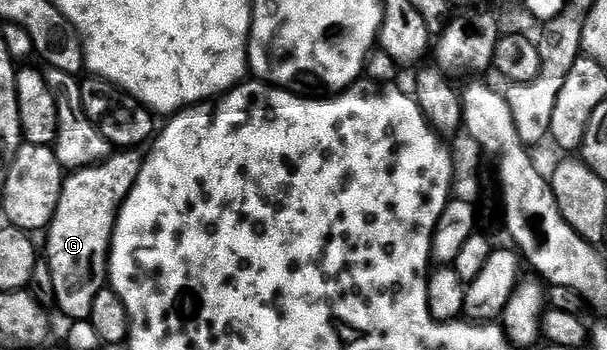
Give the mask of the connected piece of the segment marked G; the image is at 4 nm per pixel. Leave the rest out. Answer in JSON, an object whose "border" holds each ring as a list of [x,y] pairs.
{"border":[[[117,150],[102,164],[93,164],[89,168],[70,171],[65,178],[65,185],[59,198],[59,206],[55,210],[55,218],[51,218],[47,235],[44,237],[43,260],[51,270],[51,279],[55,285],[55,308],[63,315],[70,316],[70,321],[88,320],[91,305],[99,295],[99,290],[107,286],[109,279],[109,248],[113,245],[113,231],[117,225],[117,216],[121,213],[127,194],[135,186],[139,178],[139,170],[143,156],[137,150]]]}

